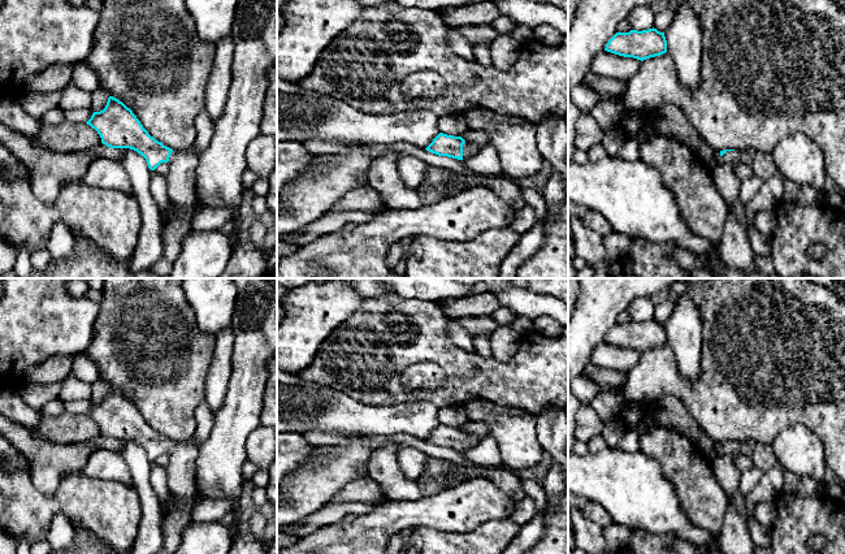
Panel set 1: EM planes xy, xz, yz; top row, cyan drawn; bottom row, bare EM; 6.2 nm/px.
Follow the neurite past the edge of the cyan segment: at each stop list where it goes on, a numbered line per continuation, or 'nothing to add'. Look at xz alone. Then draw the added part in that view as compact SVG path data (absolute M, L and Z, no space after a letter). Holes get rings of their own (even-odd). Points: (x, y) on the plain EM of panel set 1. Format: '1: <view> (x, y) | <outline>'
1: xz (469, 440) | M465 433L463 436L463 451L476 447L482 441L482 438L484 437L478 434Z

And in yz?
1: yz (727, 474) | M737 441L727 442L720 447L716 459L711 463L714 475L727 494L740 490L741 471L733 462L740 454L740 446L741 443Z

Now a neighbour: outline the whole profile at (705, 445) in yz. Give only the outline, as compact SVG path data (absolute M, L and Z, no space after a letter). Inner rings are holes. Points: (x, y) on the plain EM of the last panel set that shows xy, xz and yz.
M703 430L696 446L710 463L716 459L719 451L715 449L715 442Z

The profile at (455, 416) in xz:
M454 406L454 407L439 408L438 421L439 424L447 425L447 427L462 428L469 420L463 406Z

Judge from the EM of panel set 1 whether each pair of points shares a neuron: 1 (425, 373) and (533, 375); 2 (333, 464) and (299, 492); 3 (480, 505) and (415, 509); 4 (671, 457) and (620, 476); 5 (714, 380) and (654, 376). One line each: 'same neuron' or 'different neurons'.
1: different neurons
2: same neuron
3: same neuron
4: different neurons
5: same neuron

